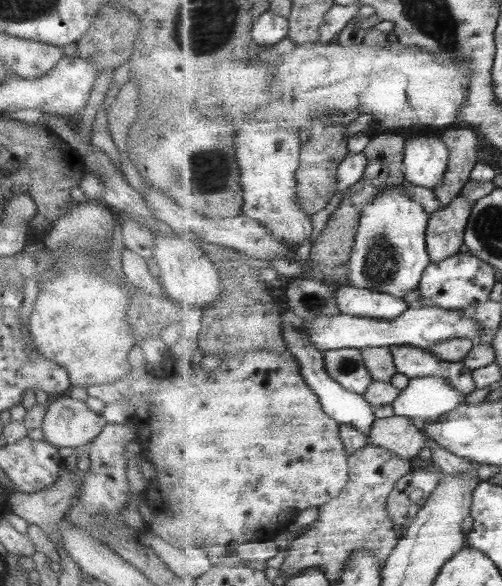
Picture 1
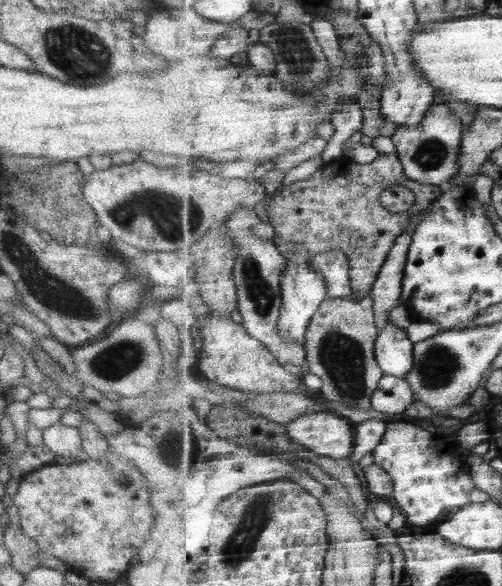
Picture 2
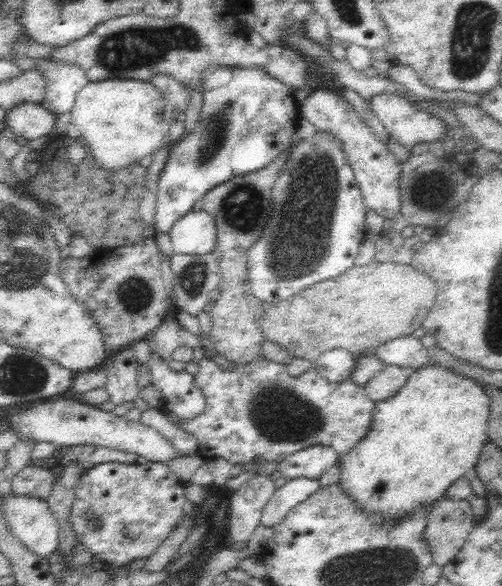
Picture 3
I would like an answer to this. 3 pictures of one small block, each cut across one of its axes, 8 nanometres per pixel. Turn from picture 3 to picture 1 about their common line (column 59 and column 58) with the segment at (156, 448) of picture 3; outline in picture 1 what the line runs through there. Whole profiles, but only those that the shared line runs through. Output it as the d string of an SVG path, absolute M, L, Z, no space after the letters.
M67 395L53 397L45 406L41 422L43 440L58 448L85 448L101 428L105 420L92 412L84 402Z

